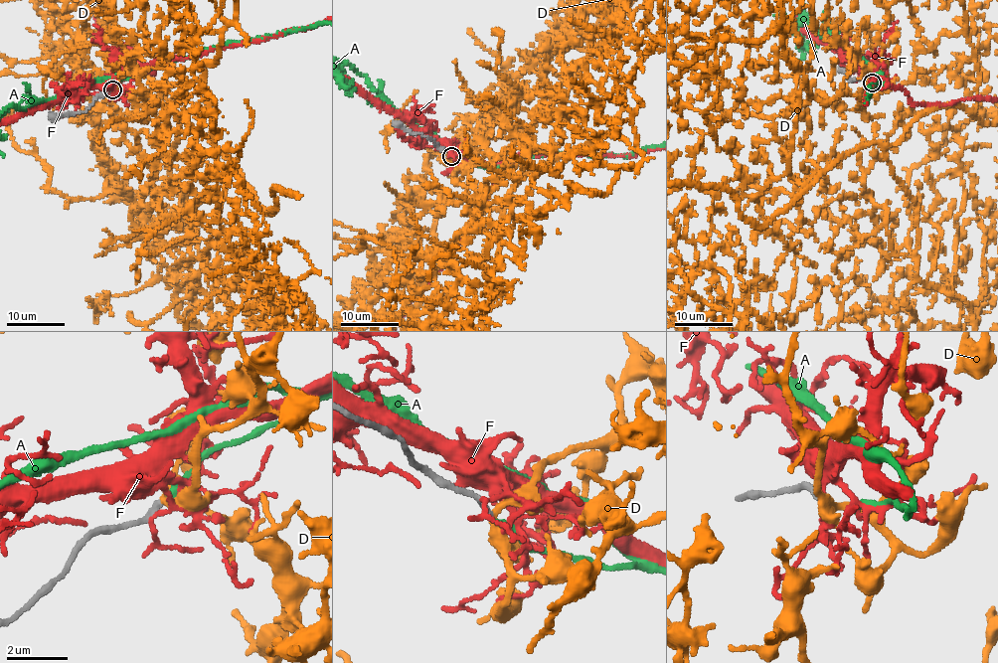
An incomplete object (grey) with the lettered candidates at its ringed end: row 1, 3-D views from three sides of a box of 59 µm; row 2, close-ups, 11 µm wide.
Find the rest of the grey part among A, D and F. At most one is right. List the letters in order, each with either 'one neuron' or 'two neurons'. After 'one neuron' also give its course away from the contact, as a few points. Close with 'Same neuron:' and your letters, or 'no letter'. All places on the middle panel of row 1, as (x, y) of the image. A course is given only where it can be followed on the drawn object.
A: one neuron
D: two neurons
F: two neurons
Same neuron: A

